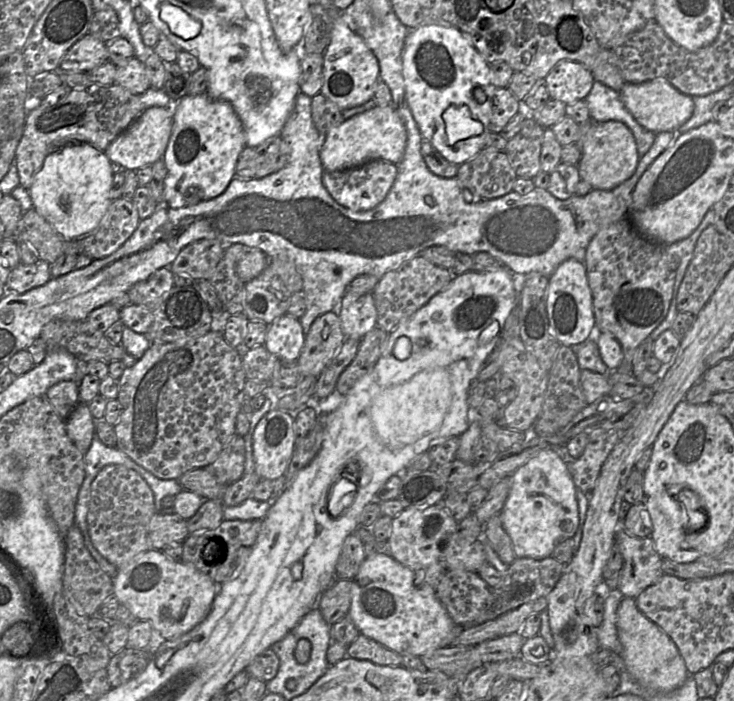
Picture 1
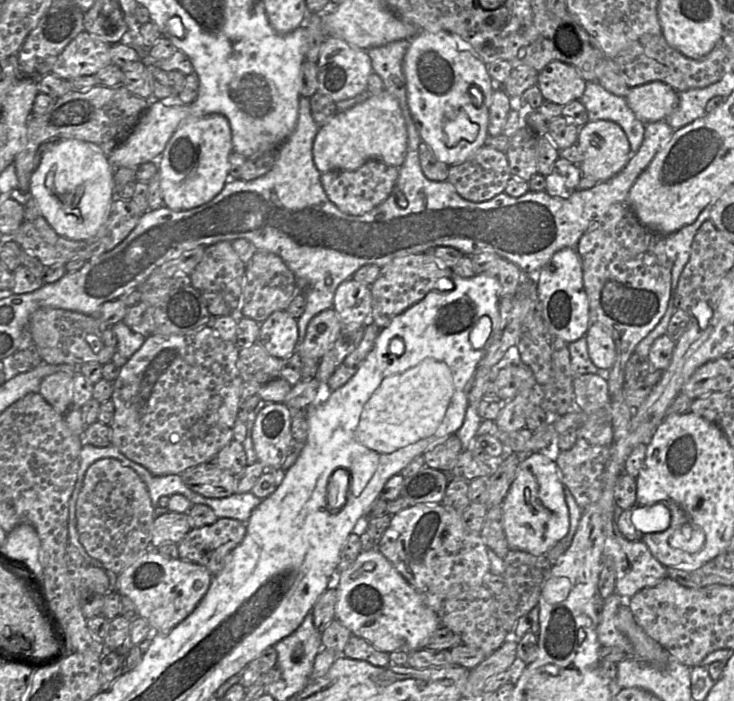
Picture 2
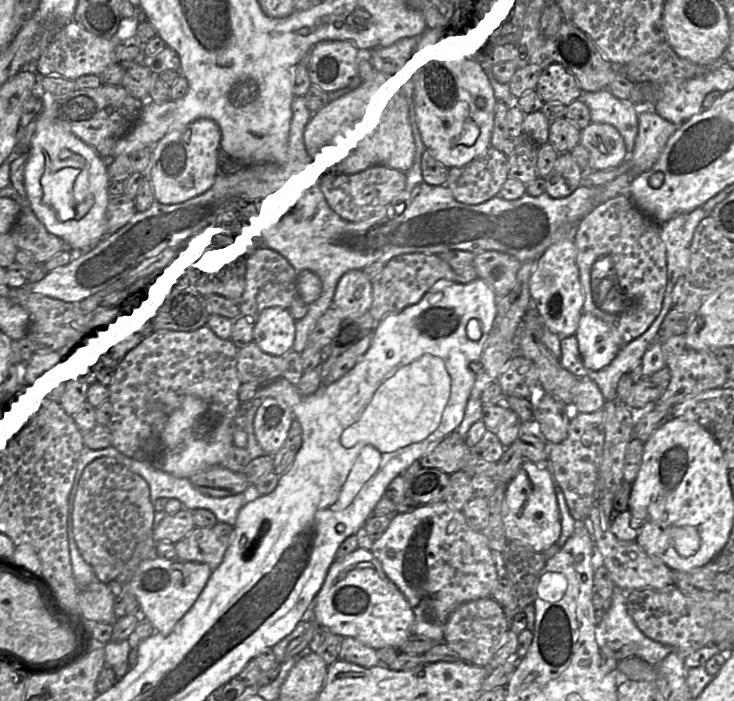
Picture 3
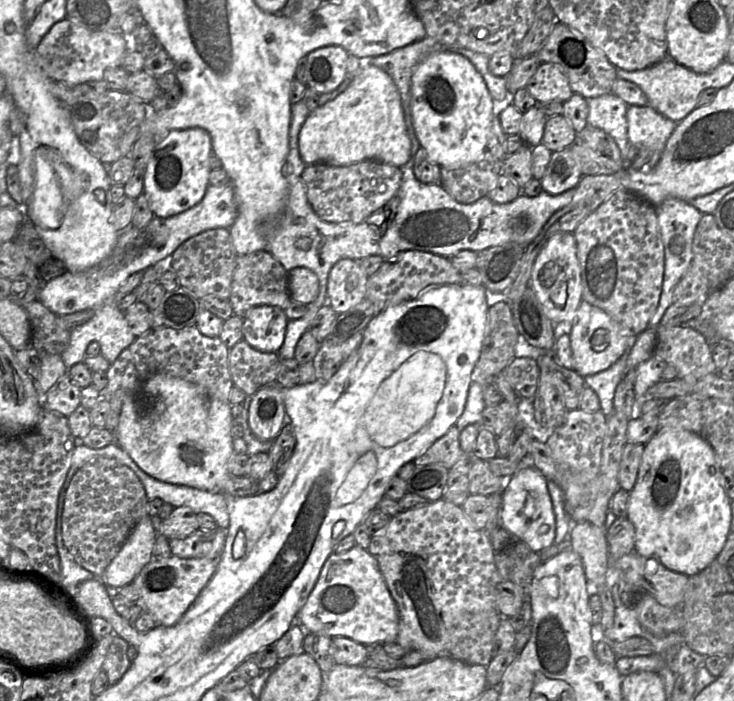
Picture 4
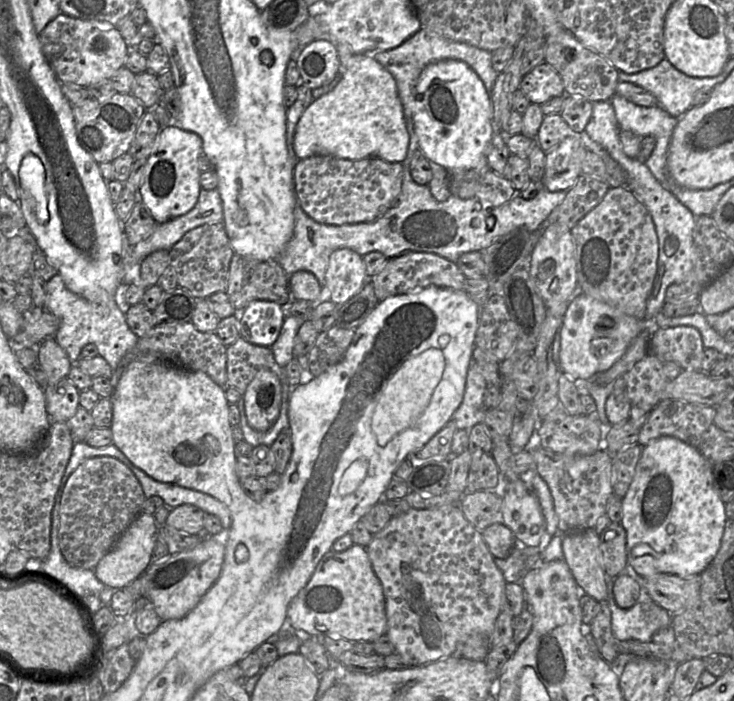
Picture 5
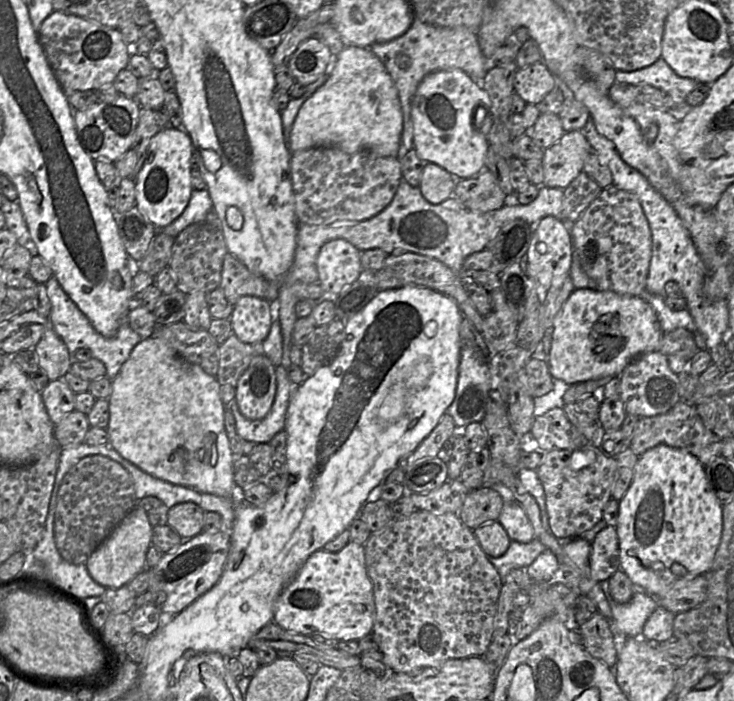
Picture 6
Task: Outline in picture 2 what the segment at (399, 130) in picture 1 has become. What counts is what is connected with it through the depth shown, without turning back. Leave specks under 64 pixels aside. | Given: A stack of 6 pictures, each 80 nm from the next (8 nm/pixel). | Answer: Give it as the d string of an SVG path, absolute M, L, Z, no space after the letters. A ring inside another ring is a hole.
M384 89L380 94L371 95L365 101L338 112L328 123L319 127L313 143L313 160L321 173L330 171L352 171L371 160L382 161L400 167L407 153L407 128L398 100Z

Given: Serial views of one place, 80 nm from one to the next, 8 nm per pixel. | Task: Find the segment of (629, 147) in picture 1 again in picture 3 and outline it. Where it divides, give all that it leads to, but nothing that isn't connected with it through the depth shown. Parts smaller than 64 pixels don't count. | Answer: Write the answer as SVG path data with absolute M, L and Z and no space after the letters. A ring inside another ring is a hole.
M591 122L581 130L579 143L588 150L595 171L616 167L628 156L623 137L610 124Z

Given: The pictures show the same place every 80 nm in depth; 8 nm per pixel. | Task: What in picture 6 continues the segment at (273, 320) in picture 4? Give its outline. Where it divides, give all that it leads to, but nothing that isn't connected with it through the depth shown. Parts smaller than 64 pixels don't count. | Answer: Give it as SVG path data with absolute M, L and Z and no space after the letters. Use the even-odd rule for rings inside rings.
M242 296L233 306L229 318L240 341L259 346L267 338L273 322L274 306L256 296Z

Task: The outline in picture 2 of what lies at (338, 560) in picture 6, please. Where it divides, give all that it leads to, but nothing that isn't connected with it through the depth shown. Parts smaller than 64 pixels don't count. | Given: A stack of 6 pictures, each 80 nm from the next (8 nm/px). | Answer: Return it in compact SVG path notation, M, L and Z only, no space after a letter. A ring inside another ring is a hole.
M362 550L355 562L347 570L339 573L336 592L335 620L348 628L352 635L367 640L380 651L387 653L406 652L408 654L424 649L427 639L441 627L438 613L427 606L421 594L379 551Z

